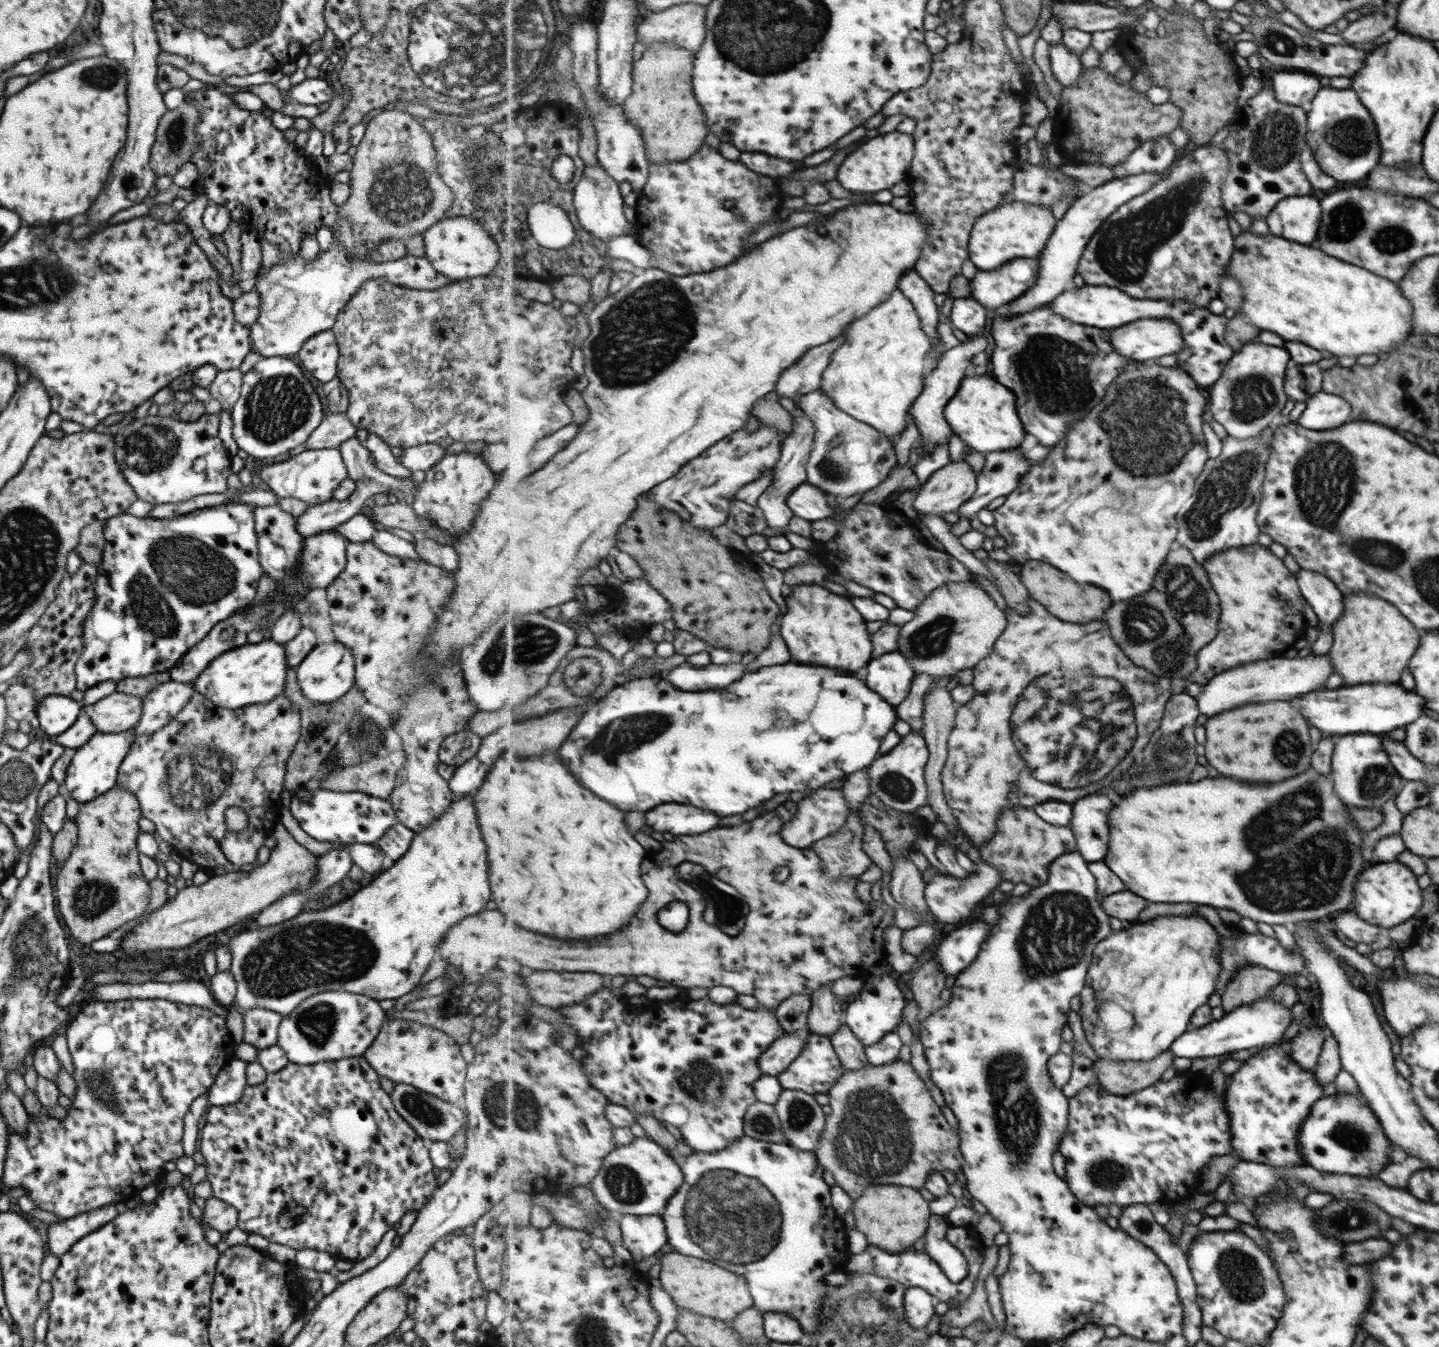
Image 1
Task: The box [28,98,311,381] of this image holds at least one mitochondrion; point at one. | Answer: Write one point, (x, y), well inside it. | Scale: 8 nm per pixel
(175, 131)

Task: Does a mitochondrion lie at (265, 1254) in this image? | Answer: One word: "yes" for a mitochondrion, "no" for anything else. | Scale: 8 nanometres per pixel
no

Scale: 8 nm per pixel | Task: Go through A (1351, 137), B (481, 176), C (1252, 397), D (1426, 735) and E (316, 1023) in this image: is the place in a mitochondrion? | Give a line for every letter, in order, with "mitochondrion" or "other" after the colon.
A: mitochondrion
B: mitochondrion
C: mitochondrion
D: mitochondrion
E: mitochondrion

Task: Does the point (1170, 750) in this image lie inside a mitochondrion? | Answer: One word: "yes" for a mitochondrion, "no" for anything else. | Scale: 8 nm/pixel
yes

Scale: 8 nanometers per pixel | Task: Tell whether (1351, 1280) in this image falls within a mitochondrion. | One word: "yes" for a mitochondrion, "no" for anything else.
no

